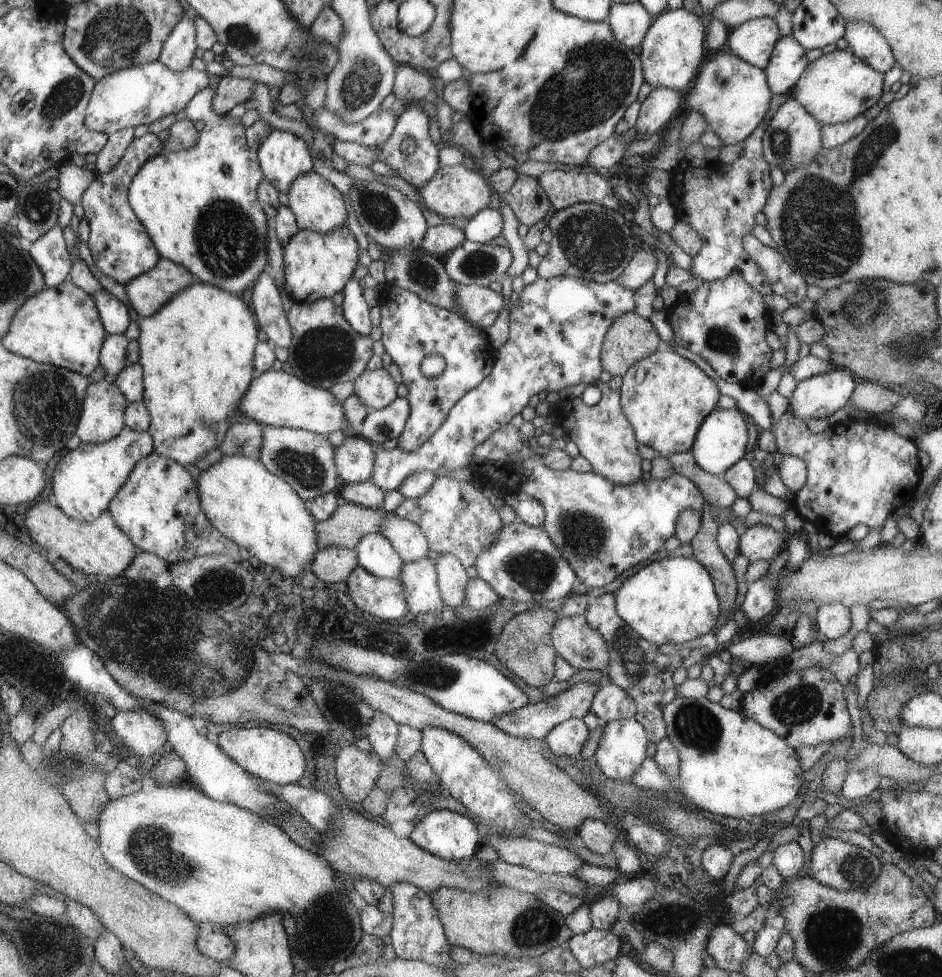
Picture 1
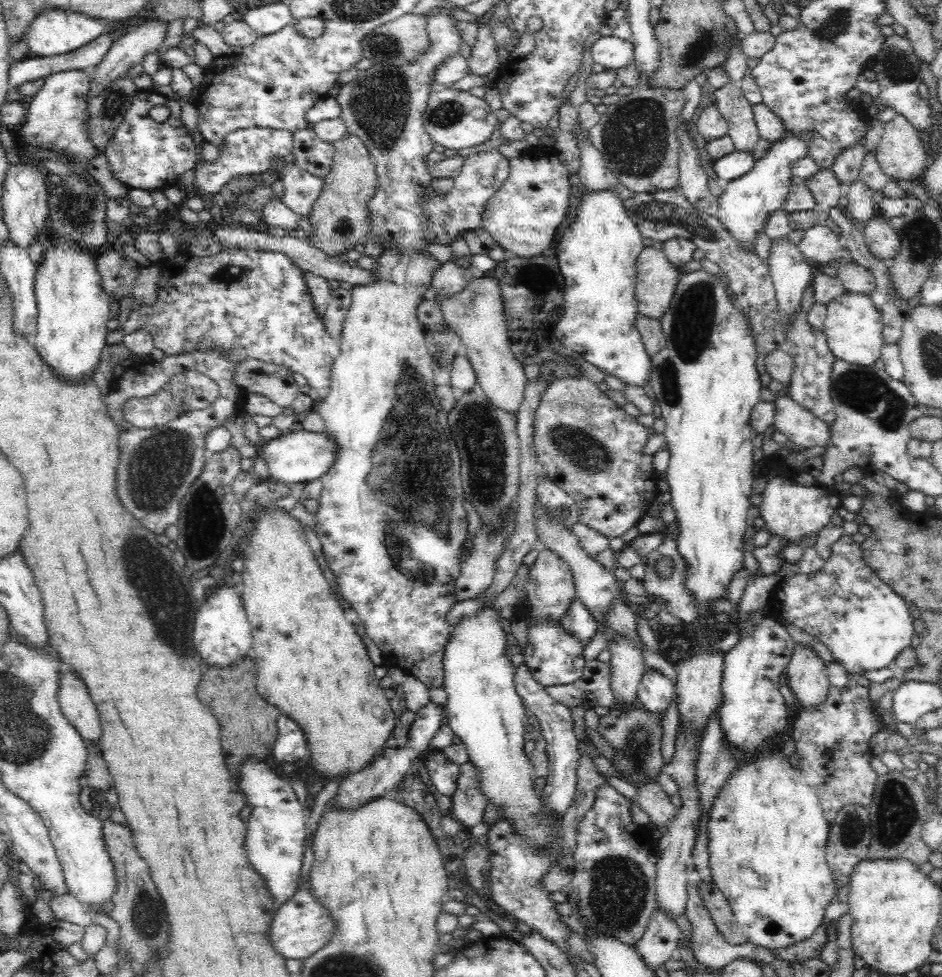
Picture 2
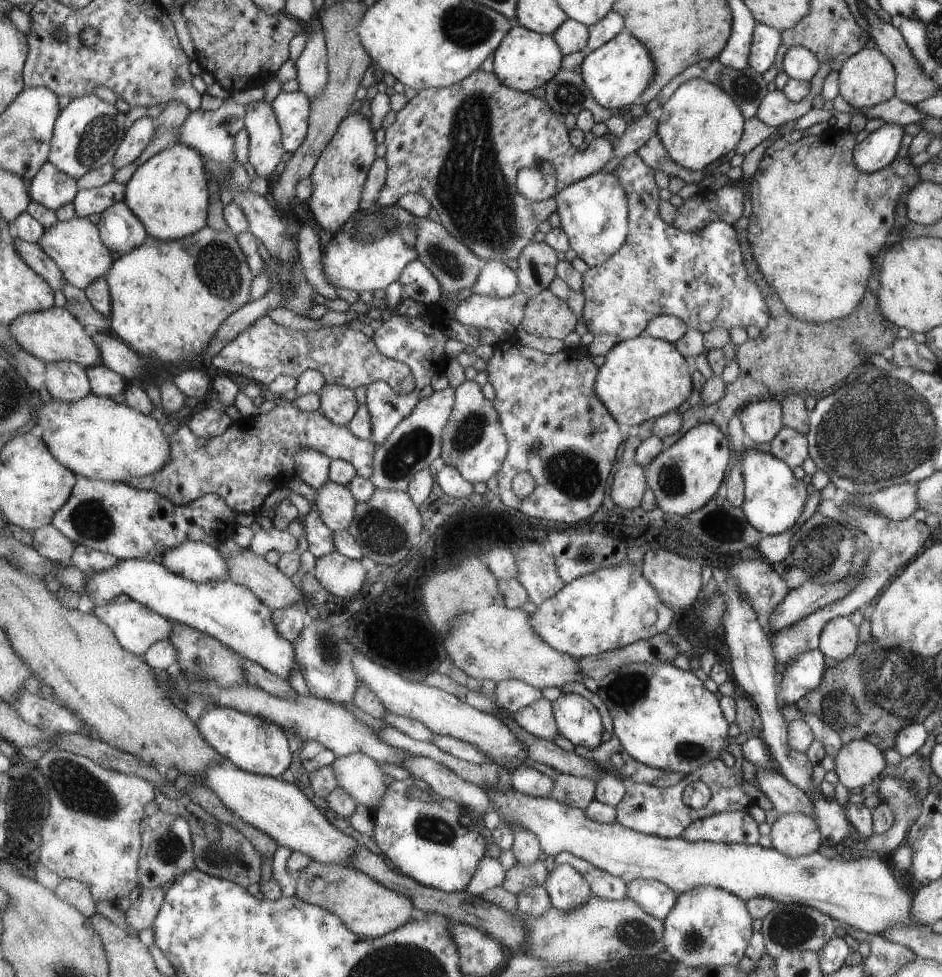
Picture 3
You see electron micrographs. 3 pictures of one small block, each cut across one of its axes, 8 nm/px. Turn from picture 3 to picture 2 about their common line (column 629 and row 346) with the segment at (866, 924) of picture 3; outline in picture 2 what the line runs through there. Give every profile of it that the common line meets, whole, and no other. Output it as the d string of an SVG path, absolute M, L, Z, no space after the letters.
M846 291L827 304L827 315L823 324L828 347L836 359L860 366L873 365L881 359L883 348L883 322L872 299L864 293Z

